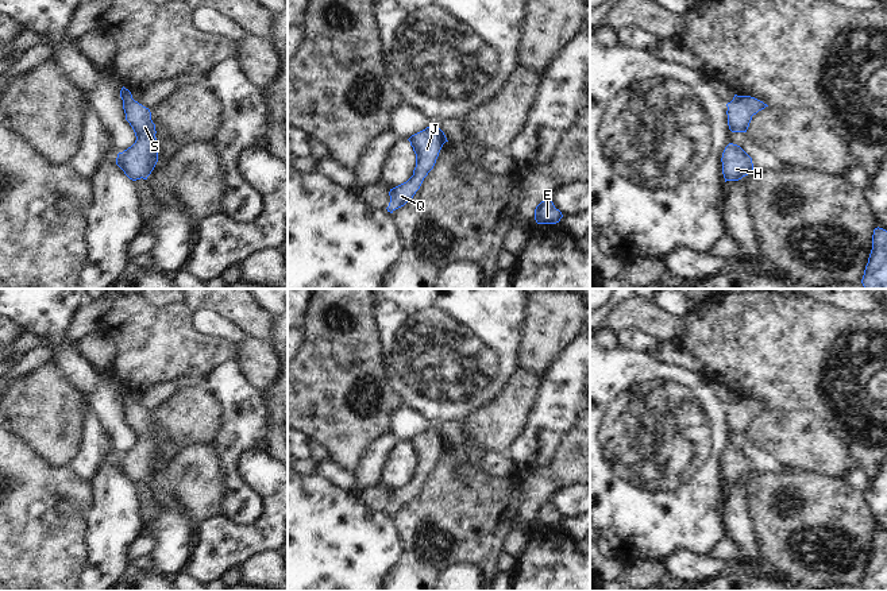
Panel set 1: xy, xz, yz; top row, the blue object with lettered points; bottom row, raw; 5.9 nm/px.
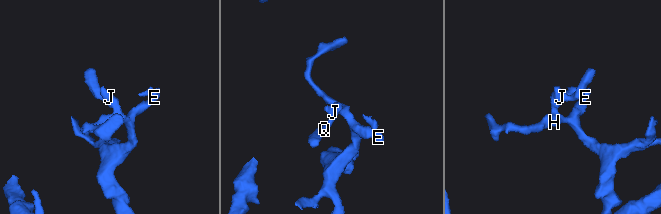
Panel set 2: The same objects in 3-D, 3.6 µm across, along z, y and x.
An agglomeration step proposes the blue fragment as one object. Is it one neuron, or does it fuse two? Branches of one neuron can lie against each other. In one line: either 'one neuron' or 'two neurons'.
one neuron

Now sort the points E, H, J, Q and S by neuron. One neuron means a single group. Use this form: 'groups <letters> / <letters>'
groups E H J Q S

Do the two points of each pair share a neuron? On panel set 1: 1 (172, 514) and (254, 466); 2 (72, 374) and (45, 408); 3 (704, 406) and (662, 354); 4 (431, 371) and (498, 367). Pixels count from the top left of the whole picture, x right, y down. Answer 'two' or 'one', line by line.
1: two
2: two
3: two
4: one

